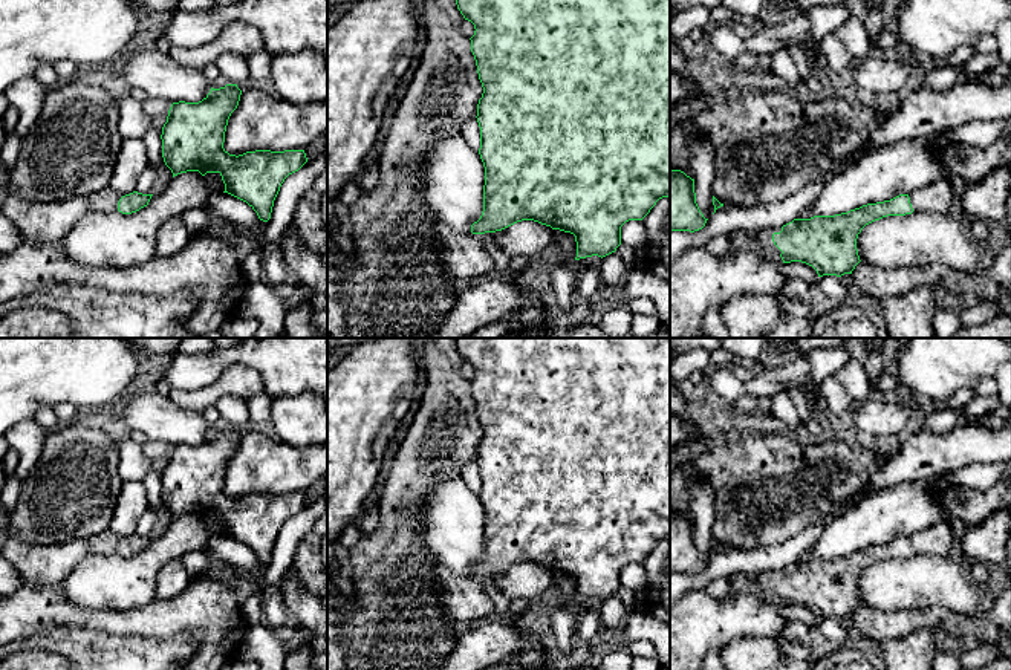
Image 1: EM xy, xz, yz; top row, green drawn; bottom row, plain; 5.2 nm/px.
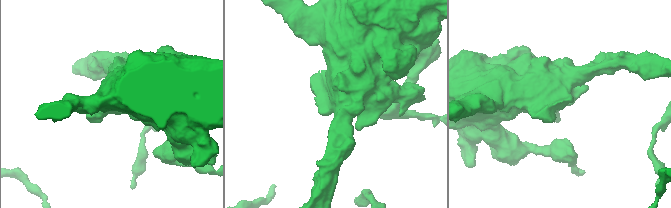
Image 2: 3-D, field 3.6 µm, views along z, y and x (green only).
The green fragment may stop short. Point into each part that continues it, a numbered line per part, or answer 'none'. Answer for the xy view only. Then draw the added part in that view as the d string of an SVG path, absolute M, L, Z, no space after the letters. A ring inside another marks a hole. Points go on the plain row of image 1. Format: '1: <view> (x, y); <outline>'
1: xy (39, 565); M110 531L61 545L26 545L9 538L0 555L18 571L24 584L52 587L61 584L70 571L90 554L118 555L122 538Z

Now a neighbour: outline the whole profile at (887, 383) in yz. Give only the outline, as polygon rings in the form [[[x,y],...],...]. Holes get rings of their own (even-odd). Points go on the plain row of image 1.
[[[883,373],[875,382],[875,395],[896,393],[899,384],[892,373]]]

